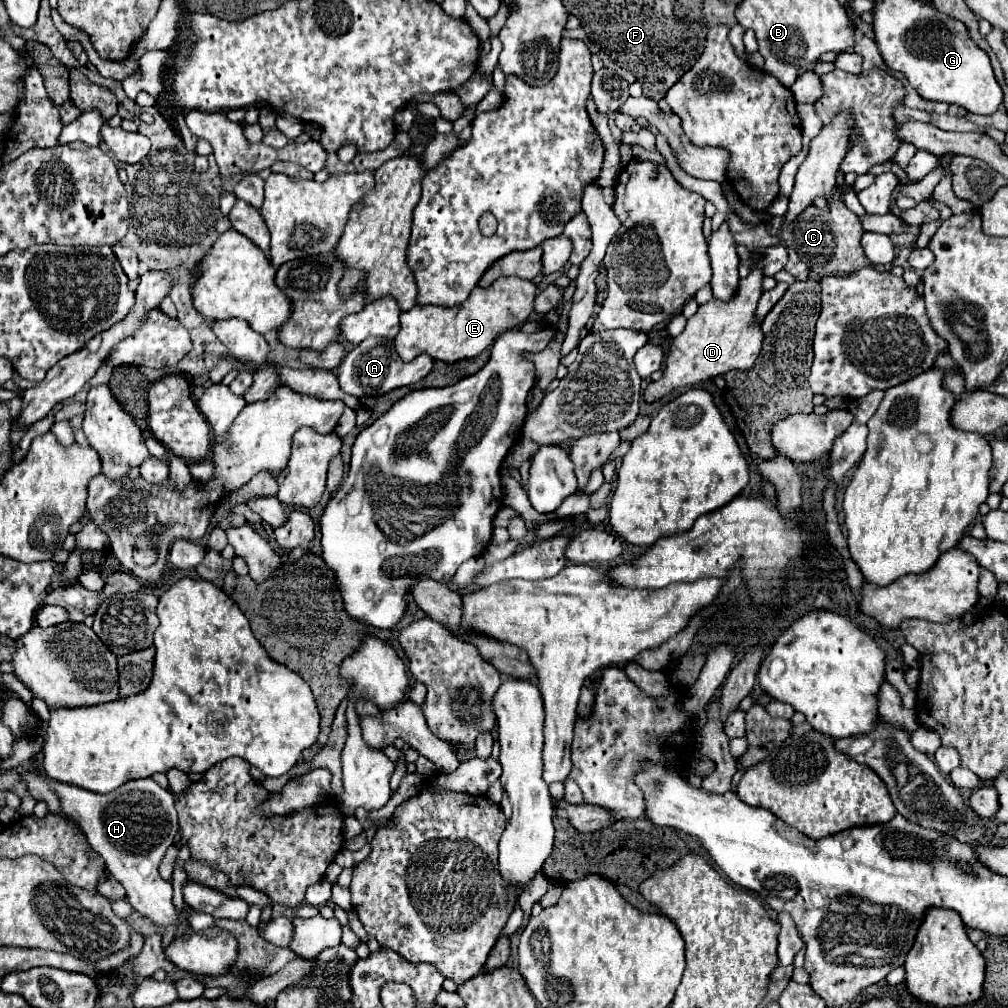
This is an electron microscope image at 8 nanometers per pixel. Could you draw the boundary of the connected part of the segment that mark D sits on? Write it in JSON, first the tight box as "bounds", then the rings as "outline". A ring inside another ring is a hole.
{"bounds":[644,257,762,403],"outline":[[[758,257],[758,265],[754,267],[754,271],[748,277],[740,279],[738,293],[734,293],[734,299],[710,299],[708,303],[698,307],[696,315],[688,319],[686,329],[670,343],[664,377],[648,385],[644,393],[648,403],[668,395],[676,387],[698,385],[702,381],[724,375],[730,369],[750,369],[754,365],[762,347],[762,327],[760,323],[756,323],[756,307],[762,297],[762,279],[762,257]]]}

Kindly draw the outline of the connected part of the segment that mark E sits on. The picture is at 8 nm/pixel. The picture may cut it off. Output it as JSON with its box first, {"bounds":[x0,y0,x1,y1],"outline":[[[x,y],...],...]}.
{"bounds":[394,277,538,363],"outline":[[[500,277],[486,289],[476,287],[470,293],[470,297],[462,305],[456,305],[454,309],[438,309],[436,305],[432,305],[432,307],[430,305],[414,305],[412,309],[402,311],[402,325],[400,325],[398,335],[394,337],[396,351],[404,361],[412,361],[420,353],[428,353],[432,359],[440,359],[444,363],[472,359],[472,357],[480,355],[486,347],[490,347],[500,333],[504,333],[516,325],[522,325],[530,317],[530,313],[534,311],[536,291],[538,291],[538,287],[534,281],[526,281],[526,279],[518,279],[518,277]]]}

